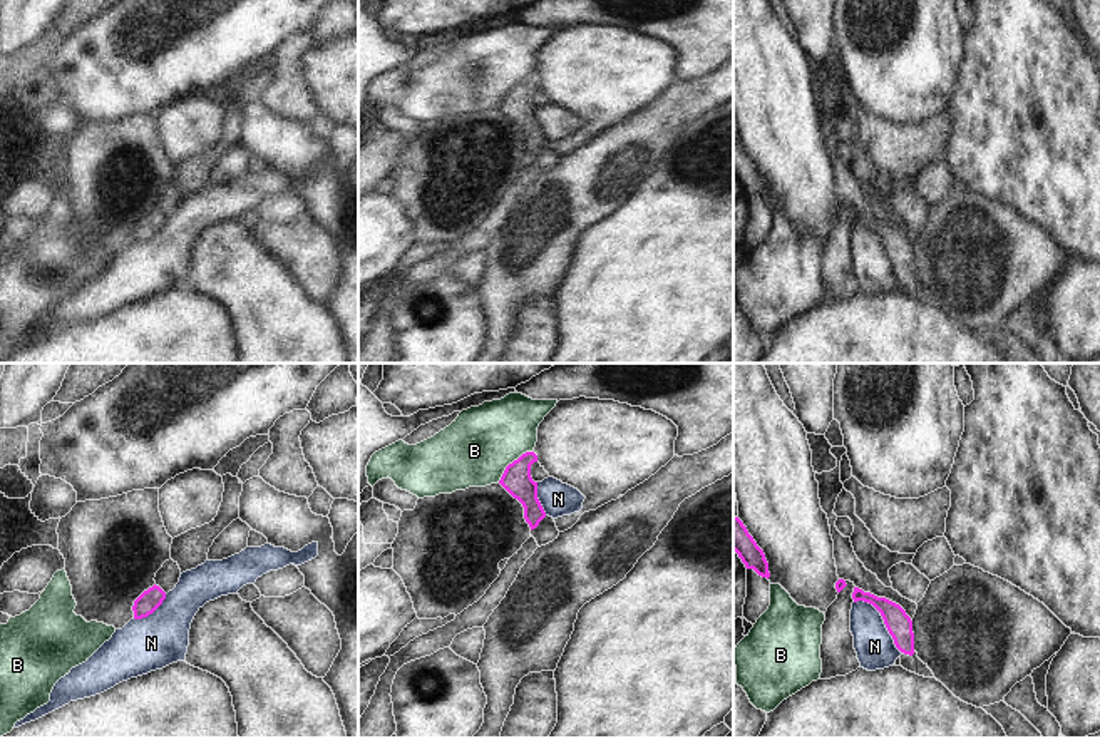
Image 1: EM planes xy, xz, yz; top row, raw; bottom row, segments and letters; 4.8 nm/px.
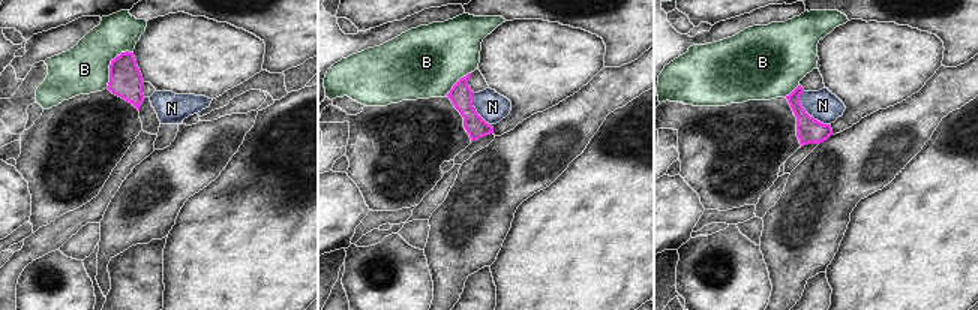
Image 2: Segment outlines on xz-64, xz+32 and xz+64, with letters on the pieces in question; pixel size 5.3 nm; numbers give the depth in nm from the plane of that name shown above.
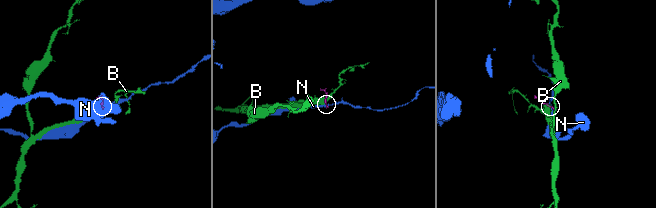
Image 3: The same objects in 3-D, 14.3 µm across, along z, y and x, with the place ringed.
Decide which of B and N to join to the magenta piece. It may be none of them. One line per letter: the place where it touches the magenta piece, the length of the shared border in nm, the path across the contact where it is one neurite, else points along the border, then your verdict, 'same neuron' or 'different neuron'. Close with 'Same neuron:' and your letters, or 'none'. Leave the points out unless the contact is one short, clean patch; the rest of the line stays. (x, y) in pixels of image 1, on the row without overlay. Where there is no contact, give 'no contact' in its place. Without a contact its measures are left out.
B: xz (513, 87) | 240 nm | different neuron
N: yz (884, 246) | 340 nm | along yz (854, 226), (868, 226), (879, 238), (894, 271), (901, 278) | different neuron
Same neuron: none

